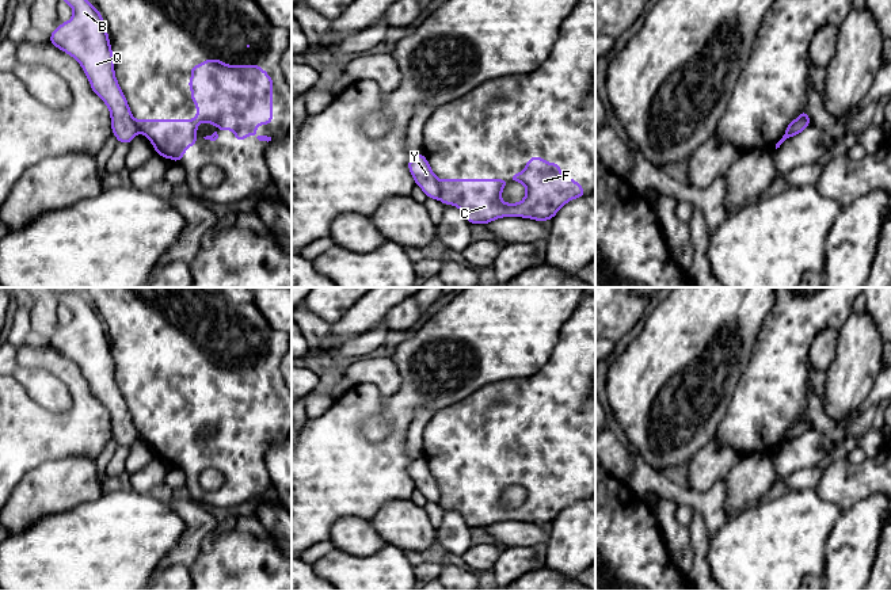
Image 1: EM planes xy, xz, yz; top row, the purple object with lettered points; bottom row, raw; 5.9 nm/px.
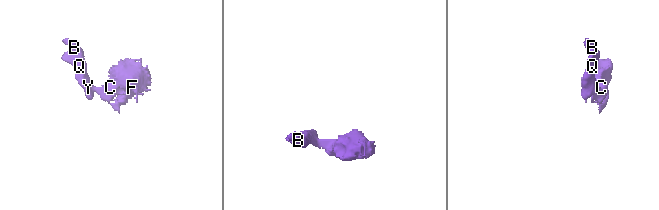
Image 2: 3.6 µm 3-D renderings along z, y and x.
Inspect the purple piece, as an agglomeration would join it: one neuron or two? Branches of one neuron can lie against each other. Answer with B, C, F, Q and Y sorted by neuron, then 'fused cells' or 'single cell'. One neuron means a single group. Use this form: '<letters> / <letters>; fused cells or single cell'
B Q Y / C F; fused cells

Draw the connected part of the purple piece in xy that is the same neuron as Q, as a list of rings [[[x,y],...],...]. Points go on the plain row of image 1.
[[[58,296],[58,302],[72,310],[73,320],[61,327],[49,343],[80,366],[92,394],[110,413],[111,434],[118,446],[130,447],[138,438],[138,430],[115,382],[104,323],[79,296]]]

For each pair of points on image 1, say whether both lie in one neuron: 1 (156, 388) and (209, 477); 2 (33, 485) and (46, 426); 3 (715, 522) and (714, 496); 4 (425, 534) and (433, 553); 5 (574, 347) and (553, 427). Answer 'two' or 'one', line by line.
1: two
2: two
3: one
4: two
5: one

